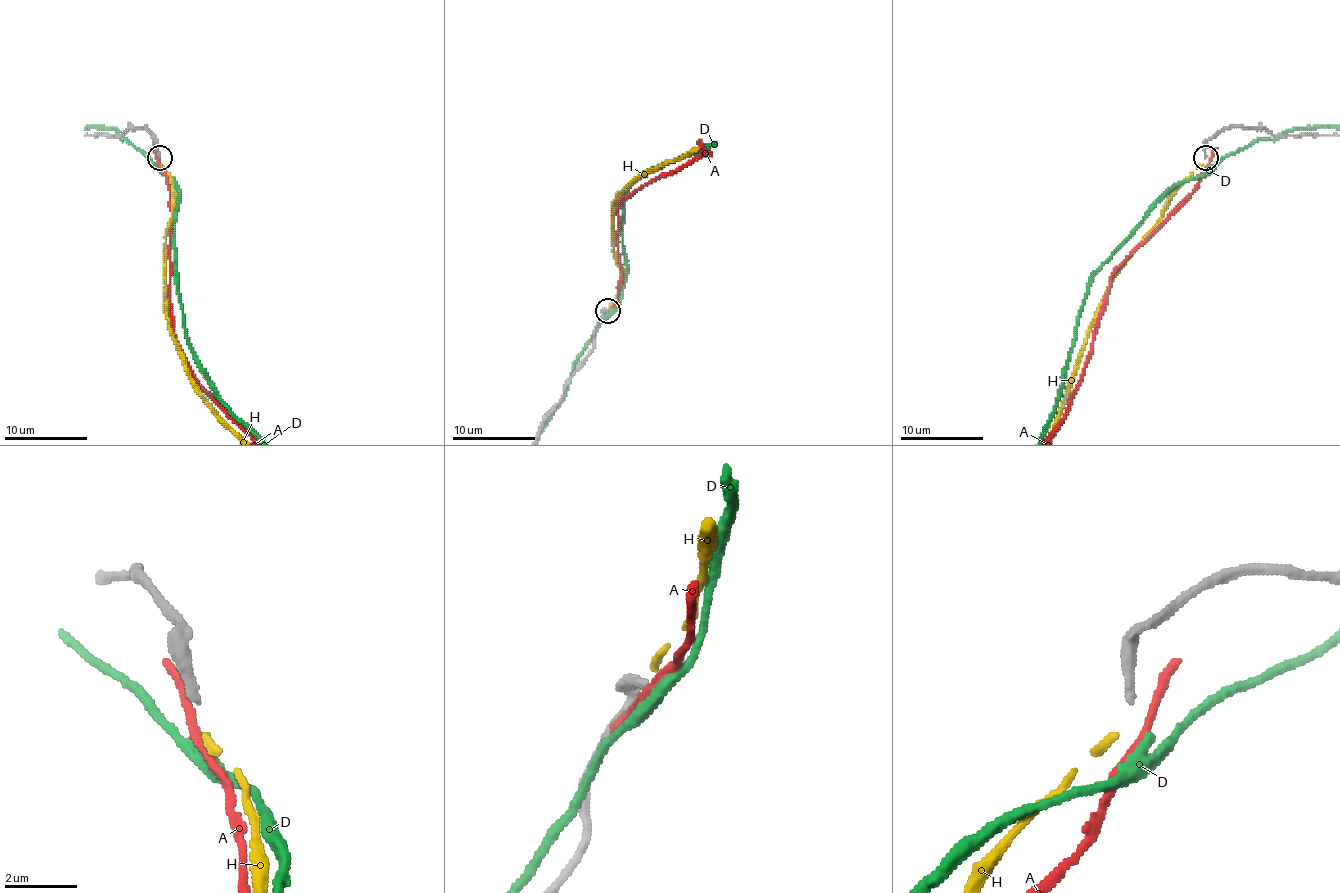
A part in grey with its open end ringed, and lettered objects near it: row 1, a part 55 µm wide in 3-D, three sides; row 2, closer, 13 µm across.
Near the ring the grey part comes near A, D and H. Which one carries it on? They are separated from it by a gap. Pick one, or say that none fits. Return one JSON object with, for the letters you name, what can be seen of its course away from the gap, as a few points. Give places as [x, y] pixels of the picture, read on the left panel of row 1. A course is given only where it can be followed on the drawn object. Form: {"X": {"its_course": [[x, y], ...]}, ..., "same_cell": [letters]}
{"same_cell": ["H"]}

